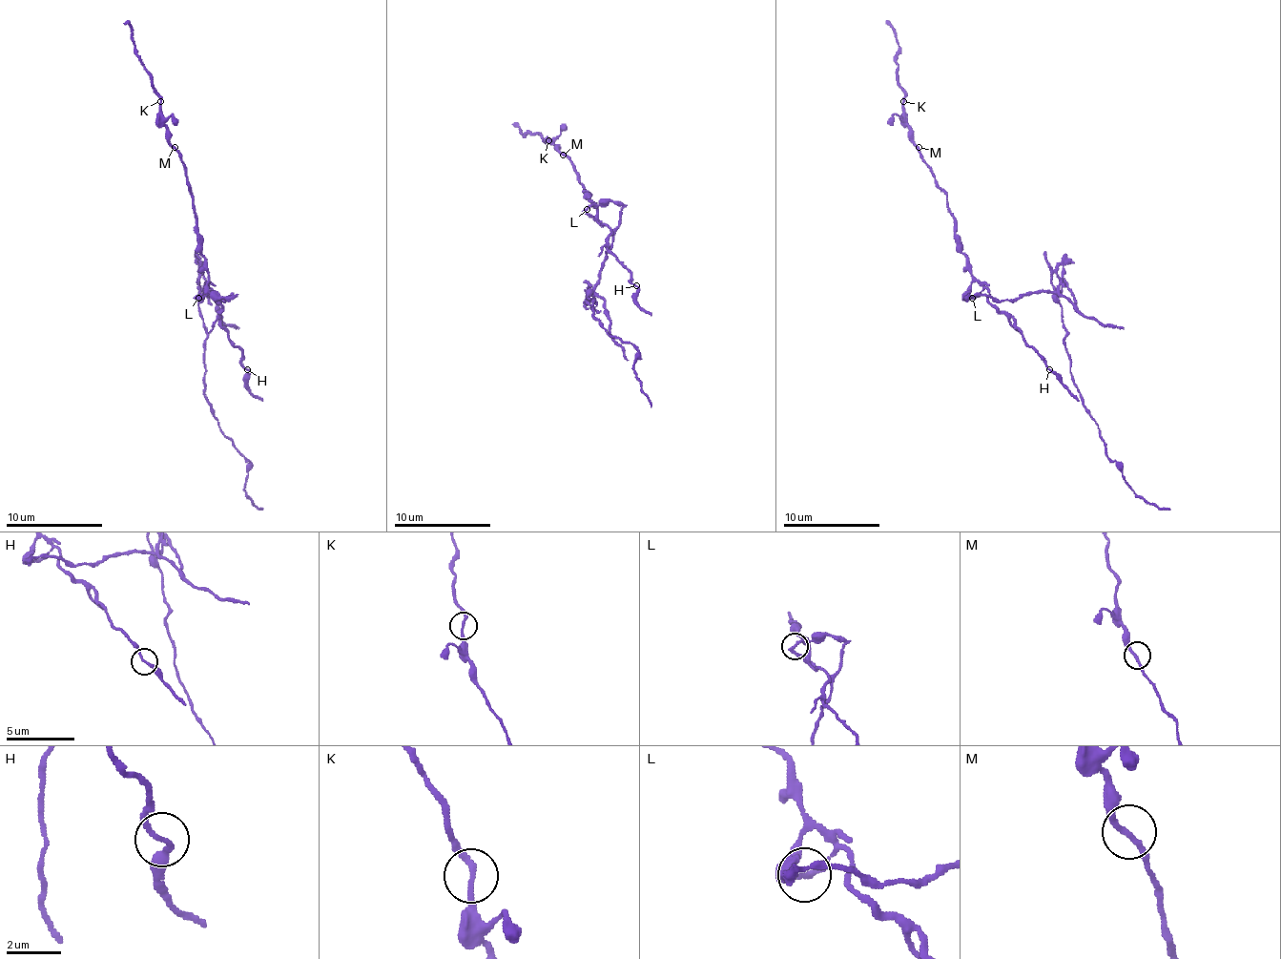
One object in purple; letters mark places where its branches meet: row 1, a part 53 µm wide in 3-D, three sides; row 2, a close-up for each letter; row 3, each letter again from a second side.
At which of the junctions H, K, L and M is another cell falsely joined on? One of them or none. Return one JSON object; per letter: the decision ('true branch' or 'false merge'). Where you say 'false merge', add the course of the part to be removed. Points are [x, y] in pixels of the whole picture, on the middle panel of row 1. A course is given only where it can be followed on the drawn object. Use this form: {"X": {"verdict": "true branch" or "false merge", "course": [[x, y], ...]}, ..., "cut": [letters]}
{"H": {"verdict": "true branch"}, "K": {"verdict": "true branch"}, "L": {"verdict": "false merge", "course": [[588, 208], [614, 200], [621, 208], [611, 249], [588, 298], [609, 336], [633, 345], [633, 372], [650, 406]]}, "M": {"verdict": "true branch"}, "cut": ["L"]}

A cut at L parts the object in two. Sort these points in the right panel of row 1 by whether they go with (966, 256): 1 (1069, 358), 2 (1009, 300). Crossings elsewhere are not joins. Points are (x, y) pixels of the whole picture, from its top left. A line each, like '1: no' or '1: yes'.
1: no
2: no

